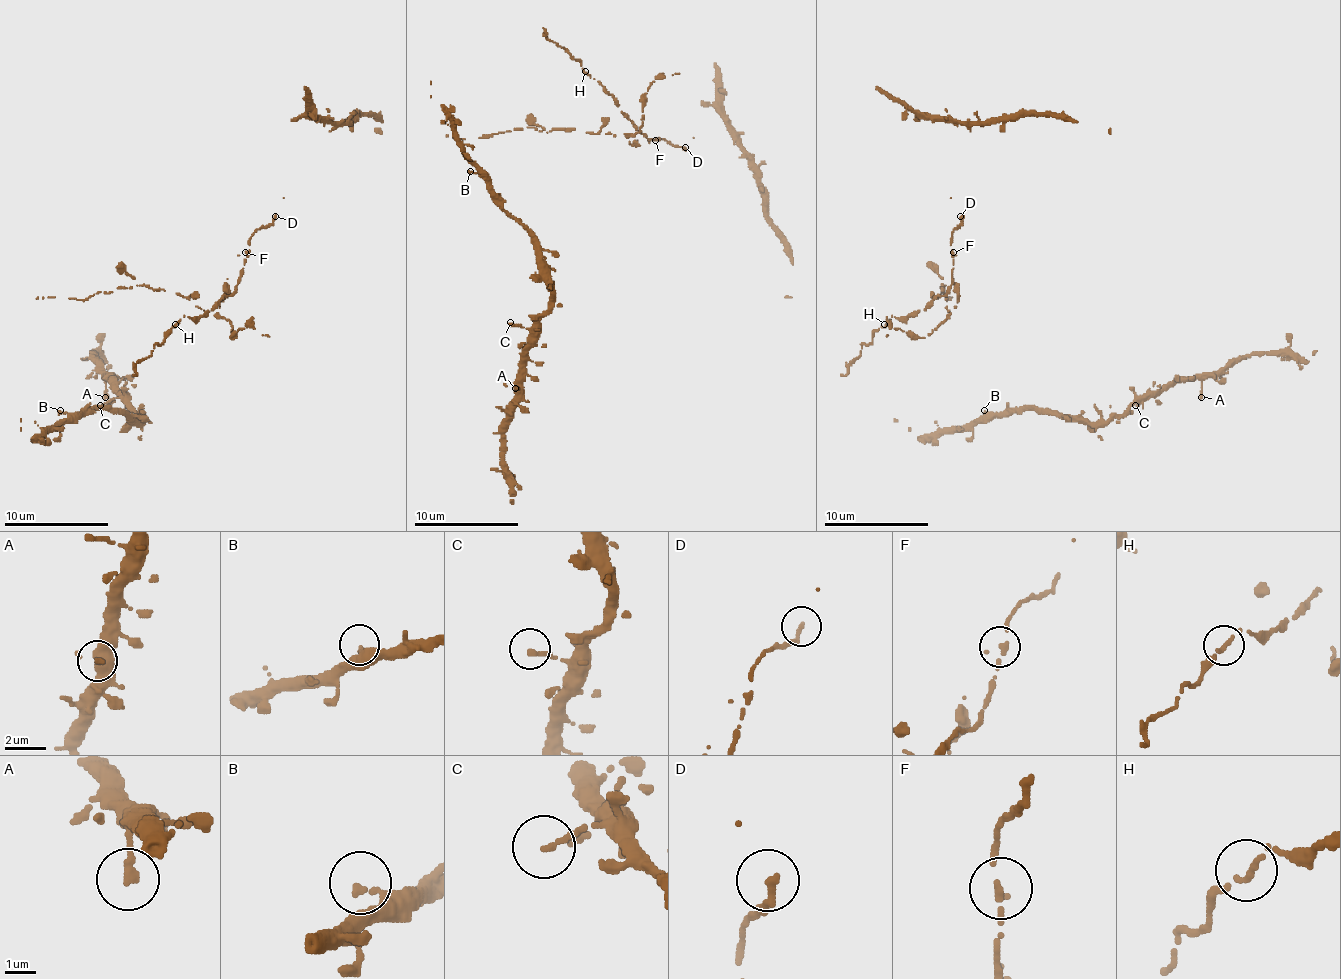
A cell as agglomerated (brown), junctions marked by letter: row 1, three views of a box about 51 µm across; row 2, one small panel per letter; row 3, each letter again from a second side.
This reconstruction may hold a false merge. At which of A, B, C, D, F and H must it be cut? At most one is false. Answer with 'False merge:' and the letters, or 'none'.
False merge: F

